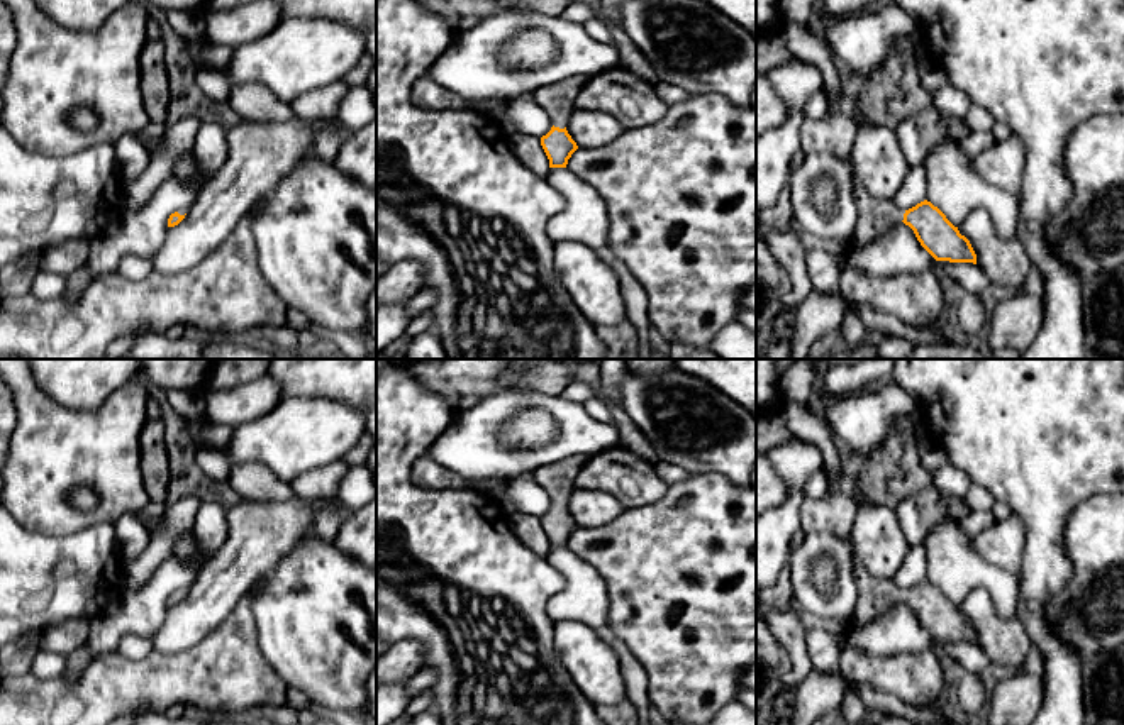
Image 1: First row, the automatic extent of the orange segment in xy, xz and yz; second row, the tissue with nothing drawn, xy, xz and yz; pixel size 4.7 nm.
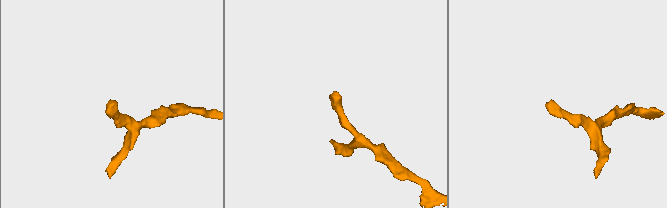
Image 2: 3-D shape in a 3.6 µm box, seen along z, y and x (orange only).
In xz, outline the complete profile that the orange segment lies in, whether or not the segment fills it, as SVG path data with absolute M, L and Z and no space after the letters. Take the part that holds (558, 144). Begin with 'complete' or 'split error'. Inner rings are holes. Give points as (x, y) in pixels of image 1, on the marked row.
split error; M576 75L537 88L532 97L548 112L551 130L541 137L541 146L549 159L549 168L566 168L568 159L578 149L566 130L570 115L575 112L575 97L590 76Z

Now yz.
split error; M858 176L854 178L854 200L858 222L851 251L863 249L885 229L904 222L936 261L977 264L970 241L931 202L924 200L909 210L902 210L892 200L871 196Z

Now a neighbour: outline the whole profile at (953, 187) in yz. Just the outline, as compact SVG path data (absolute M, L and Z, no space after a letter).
M953 139L934 144L924 161L927 173L927 202L938 207L946 219L960 227L975 208L985 208L1000 237L1017 234L1019 195L999 190L971 169Z

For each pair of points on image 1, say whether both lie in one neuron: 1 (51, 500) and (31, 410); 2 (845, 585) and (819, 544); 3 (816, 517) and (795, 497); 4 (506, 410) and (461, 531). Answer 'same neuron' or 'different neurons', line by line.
1: same neuron
2: same neuron
3: different neurons
4: different neurons

